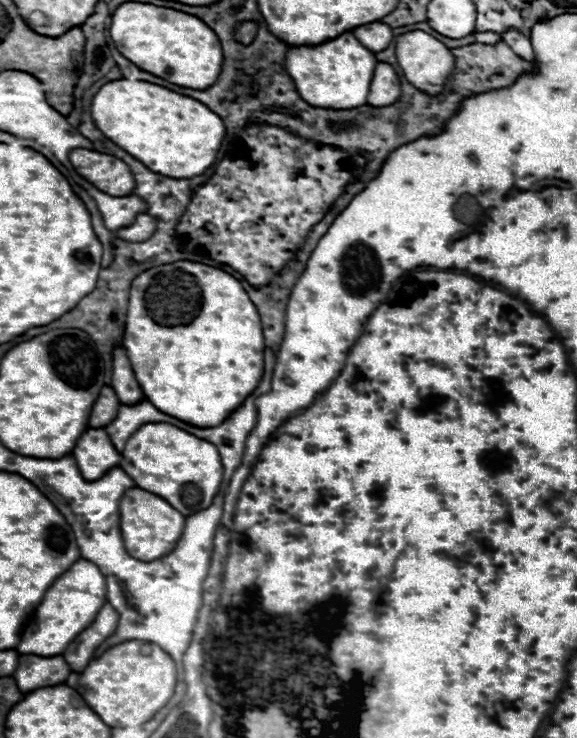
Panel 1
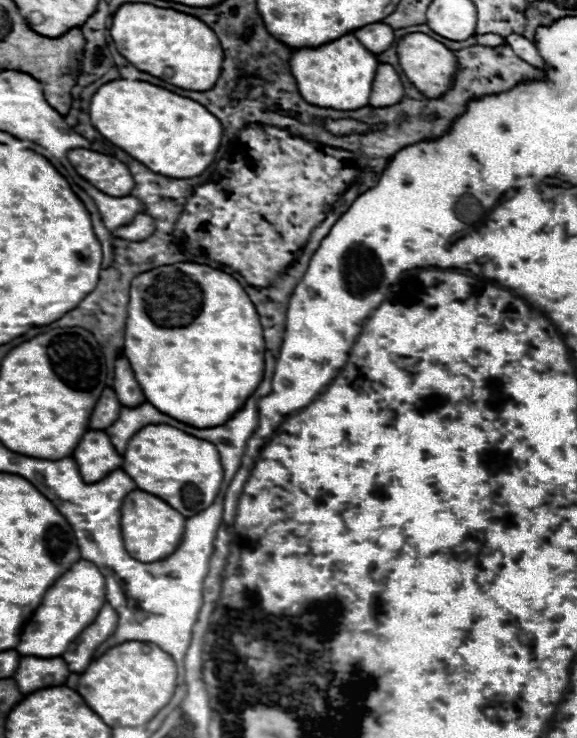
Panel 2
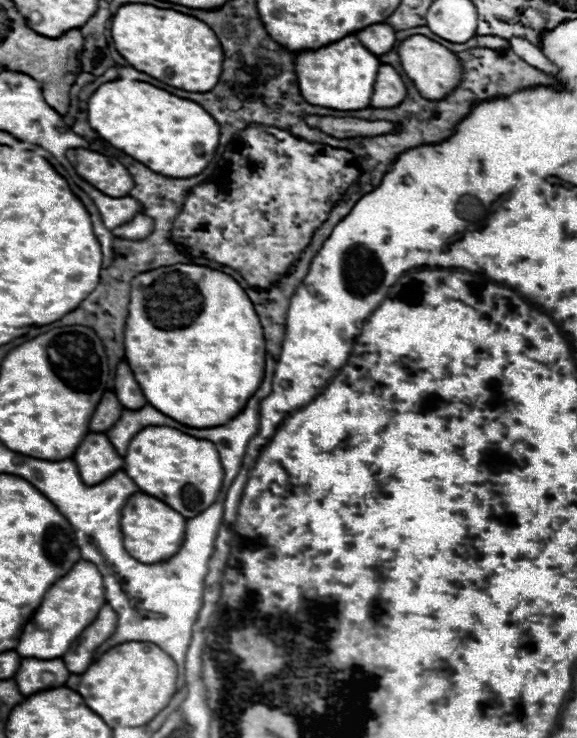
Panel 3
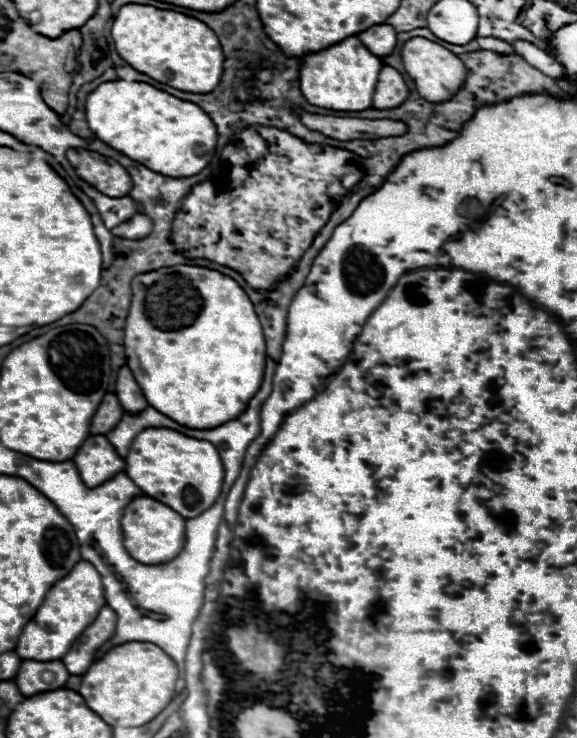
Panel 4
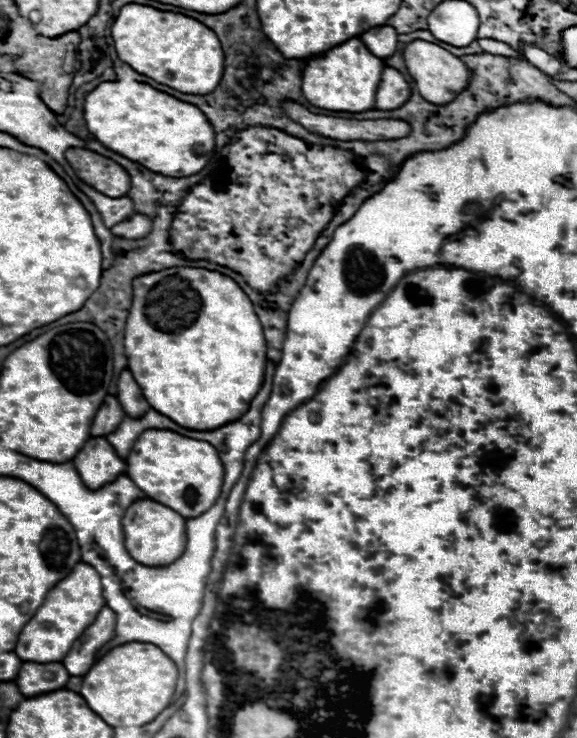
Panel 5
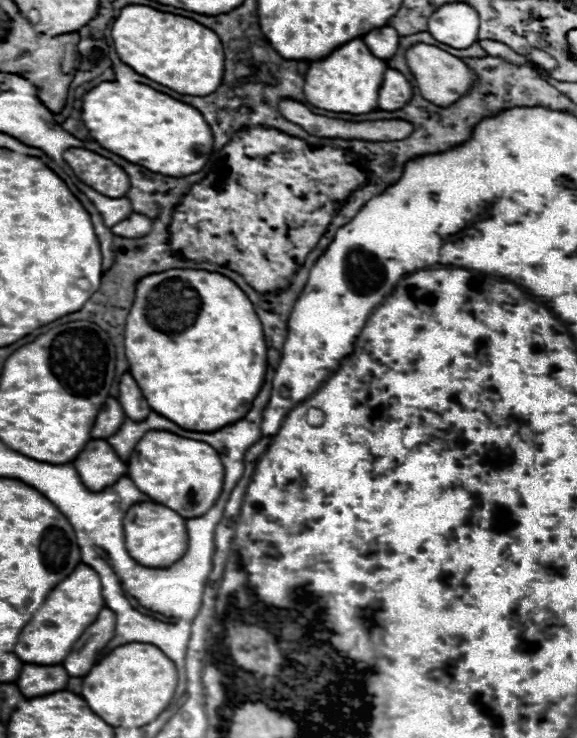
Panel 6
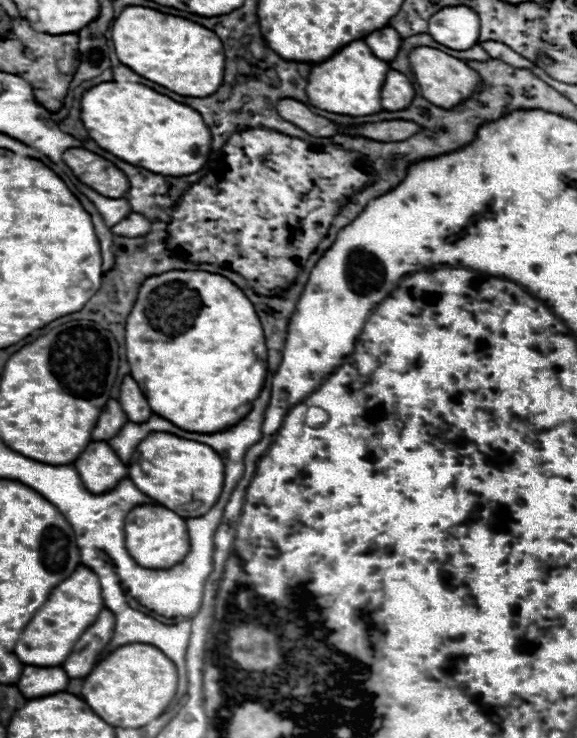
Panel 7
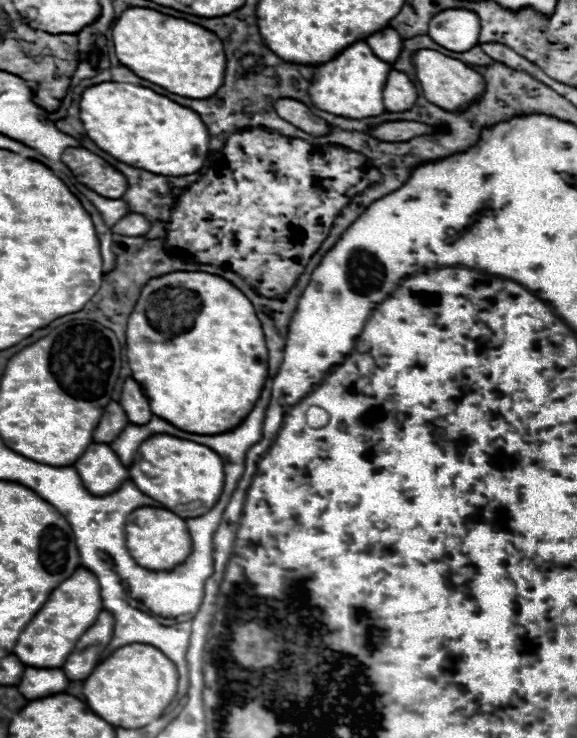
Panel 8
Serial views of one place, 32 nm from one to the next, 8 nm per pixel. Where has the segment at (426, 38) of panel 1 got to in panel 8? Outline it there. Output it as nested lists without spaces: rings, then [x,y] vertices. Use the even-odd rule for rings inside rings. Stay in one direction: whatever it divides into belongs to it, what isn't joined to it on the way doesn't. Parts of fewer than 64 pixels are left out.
[[[430,48],[416,50],[412,54],[412,64],[416,68],[416,78],[422,86],[424,98],[428,98],[428,102],[432,102],[436,106],[444,106],[448,110],[464,110],[464,106],[468,106],[468,102],[478,100],[480,94],[484,92],[484,78],[480,78],[480,74],[476,74],[476,70],[472,70],[464,62],[450,58],[438,50],[430,50]]]

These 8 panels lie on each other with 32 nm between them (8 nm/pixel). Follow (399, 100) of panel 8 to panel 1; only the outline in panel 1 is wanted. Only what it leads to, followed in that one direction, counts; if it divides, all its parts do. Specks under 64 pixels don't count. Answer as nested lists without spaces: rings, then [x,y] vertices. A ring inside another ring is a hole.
[[[378,62],[374,70],[374,78],[370,82],[368,104],[372,106],[386,106],[400,98],[400,80],[394,68],[386,62]]]

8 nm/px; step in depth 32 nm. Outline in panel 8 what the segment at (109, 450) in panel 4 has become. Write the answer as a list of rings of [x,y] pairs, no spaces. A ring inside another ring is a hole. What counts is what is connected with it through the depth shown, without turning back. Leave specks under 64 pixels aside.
[[[92,442],[84,456],[74,462],[84,486],[90,494],[104,496],[114,492],[124,480],[128,480],[128,468],[116,458],[114,450],[104,442]]]

